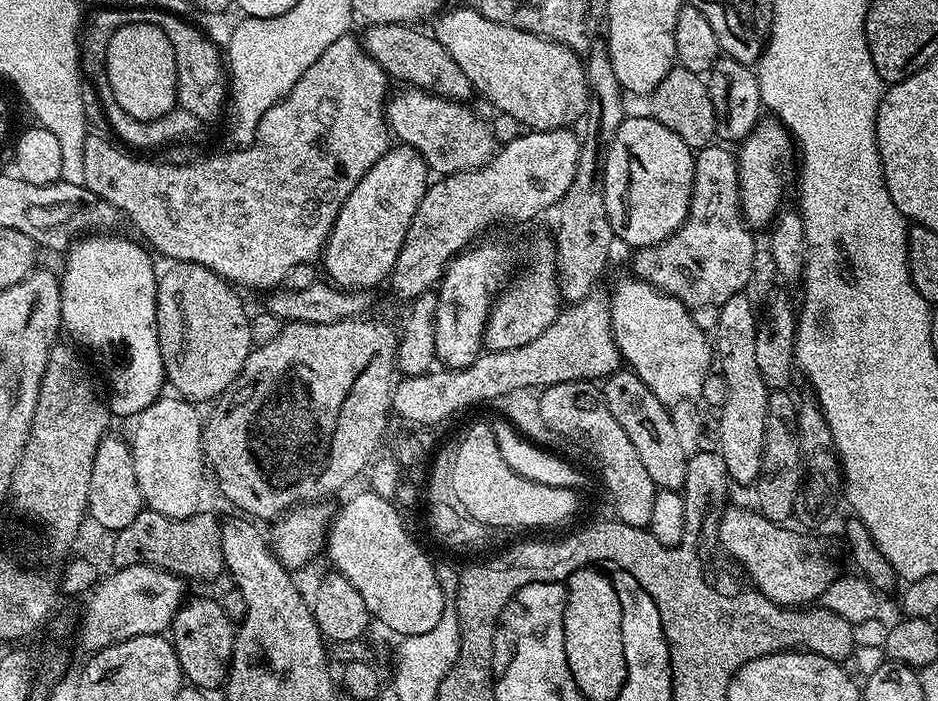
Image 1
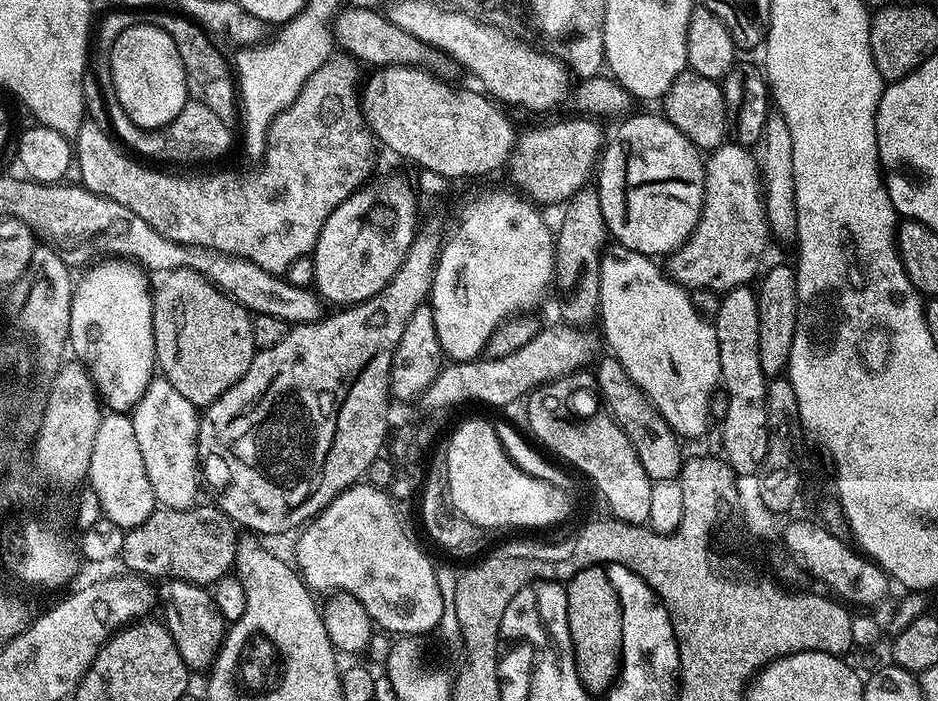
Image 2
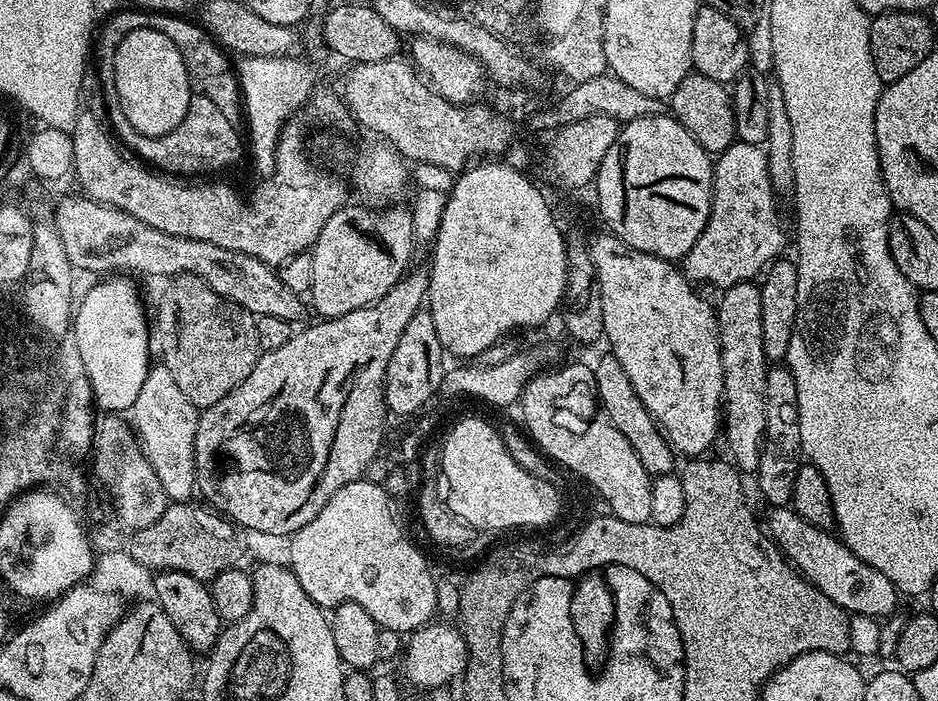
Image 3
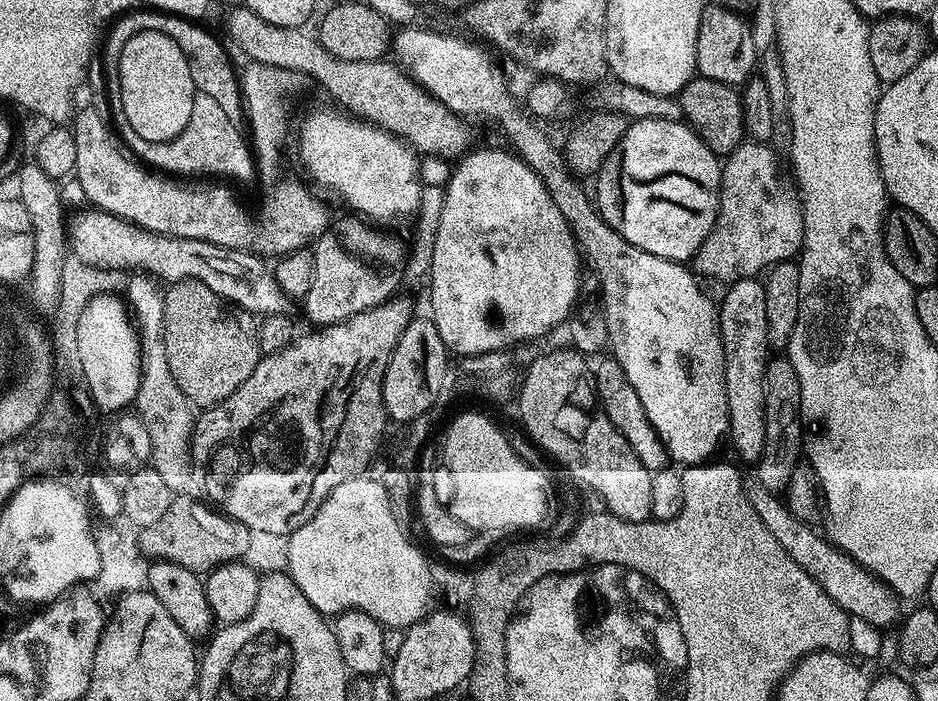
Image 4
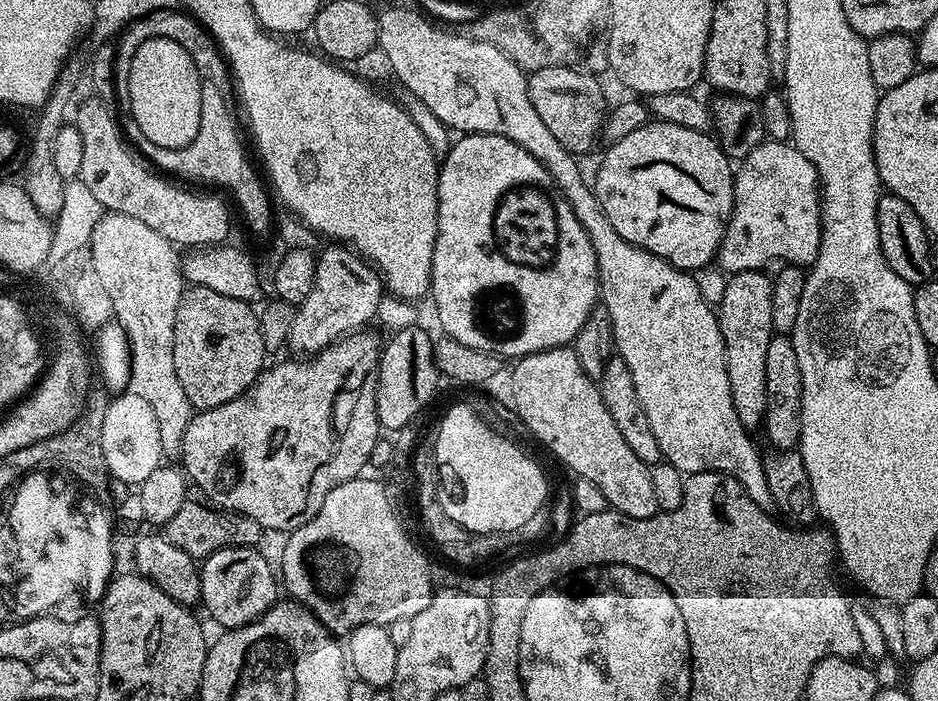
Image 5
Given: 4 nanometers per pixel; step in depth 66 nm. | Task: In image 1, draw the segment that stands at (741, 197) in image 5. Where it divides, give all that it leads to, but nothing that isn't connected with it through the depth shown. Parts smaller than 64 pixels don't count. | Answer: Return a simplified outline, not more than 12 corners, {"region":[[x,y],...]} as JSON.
{"region":[[699,149],[688,214],[631,253],[690,310],[745,291],[758,244],[737,157]]}

